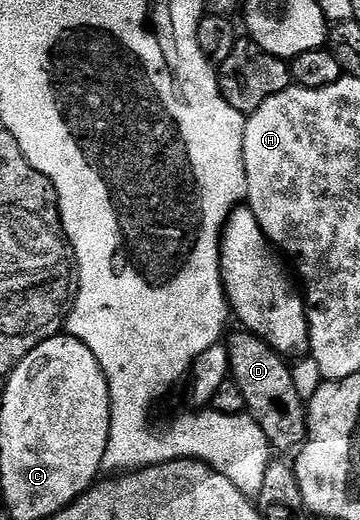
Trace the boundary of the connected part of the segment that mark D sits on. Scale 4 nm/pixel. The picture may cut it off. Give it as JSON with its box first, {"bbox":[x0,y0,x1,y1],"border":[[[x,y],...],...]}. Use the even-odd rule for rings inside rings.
{"bbox":[224,331,306,450],"border":[[[237,331],[225,338],[224,344],[230,360],[230,377],[244,394],[246,413],[264,431],[275,450],[297,450],[306,440],[306,406],[304,393],[294,382],[294,373],[289,369],[287,358],[277,353],[271,345],[261,341],[254,333]]]}

